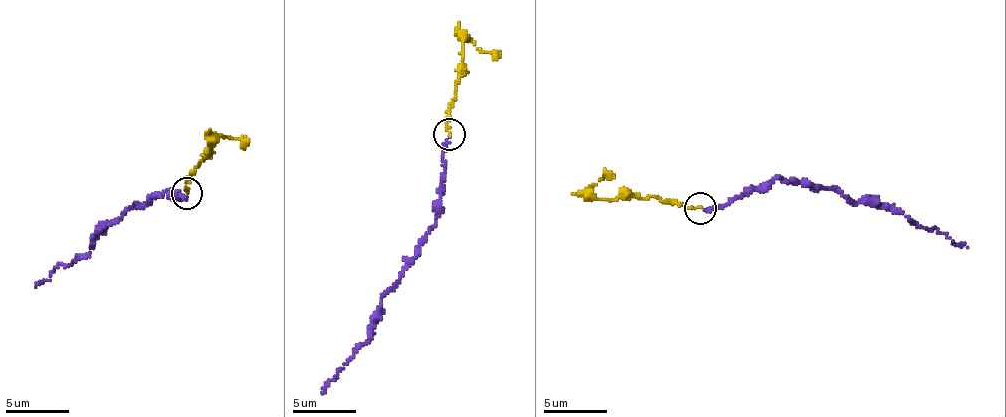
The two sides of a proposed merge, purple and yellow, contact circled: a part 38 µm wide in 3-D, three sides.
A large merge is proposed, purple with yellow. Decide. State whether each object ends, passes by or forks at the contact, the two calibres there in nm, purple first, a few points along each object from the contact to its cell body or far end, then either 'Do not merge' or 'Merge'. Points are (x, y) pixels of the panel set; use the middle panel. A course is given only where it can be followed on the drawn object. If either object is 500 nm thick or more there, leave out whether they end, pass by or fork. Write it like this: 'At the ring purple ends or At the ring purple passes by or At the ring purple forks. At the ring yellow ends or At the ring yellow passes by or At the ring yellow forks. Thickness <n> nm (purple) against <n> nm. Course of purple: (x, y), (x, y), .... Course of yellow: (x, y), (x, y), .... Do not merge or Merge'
At the ring purple ends. At the ring yellow ends. Thickness 280 nm (purple) against 160 nm. Course of purple: (449, 135), (443, 156), (444, 185), (432, 229), (397, 286), (381, 298), (372, 337), (357, 349), (322, 393). Course of yellow: (449, 135), (462, 42), (471, 41), (497, 58). Merge

